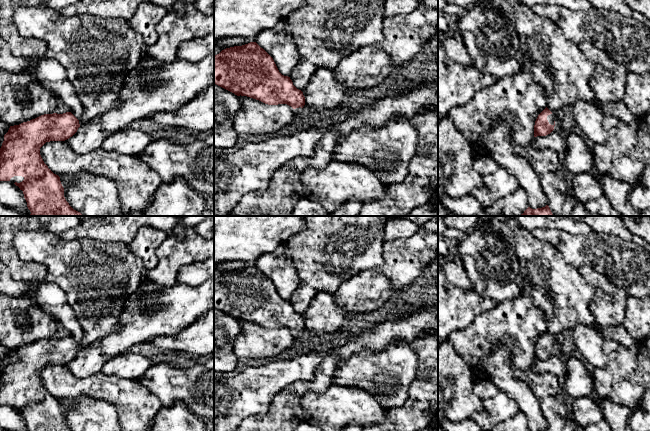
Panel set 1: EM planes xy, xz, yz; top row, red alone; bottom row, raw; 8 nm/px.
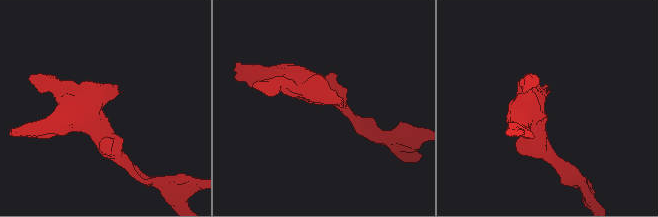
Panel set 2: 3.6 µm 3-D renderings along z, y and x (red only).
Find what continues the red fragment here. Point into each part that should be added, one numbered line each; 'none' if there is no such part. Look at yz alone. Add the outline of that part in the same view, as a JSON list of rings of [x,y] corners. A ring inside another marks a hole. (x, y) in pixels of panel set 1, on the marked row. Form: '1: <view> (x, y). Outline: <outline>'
1: yz (555, 63). Outline: [[[490,0],[491,9],[509,20],[517,31],[521,41],[520,56],[521,70],[529,73],[533,81],[540,85],[547,93],[547,108],[552,112],[547,116],[549,124],[554,125],[556,112],[566,106],[573,106],[578,100],[587,100],[596,104],[604,116],[614,116],[618,120],[629,124],[636,120],[627,105],[617,102],[602,103],[590,86],[594,76],[594,67],[581,52],[578,45],[568,40],[562,29],[552,20],[541,17],[521,0]]]

